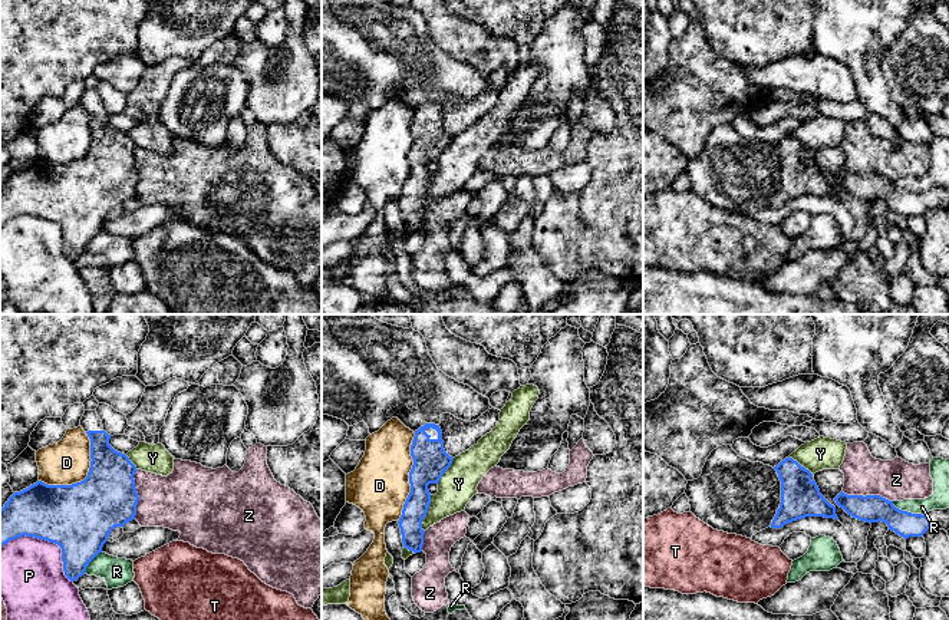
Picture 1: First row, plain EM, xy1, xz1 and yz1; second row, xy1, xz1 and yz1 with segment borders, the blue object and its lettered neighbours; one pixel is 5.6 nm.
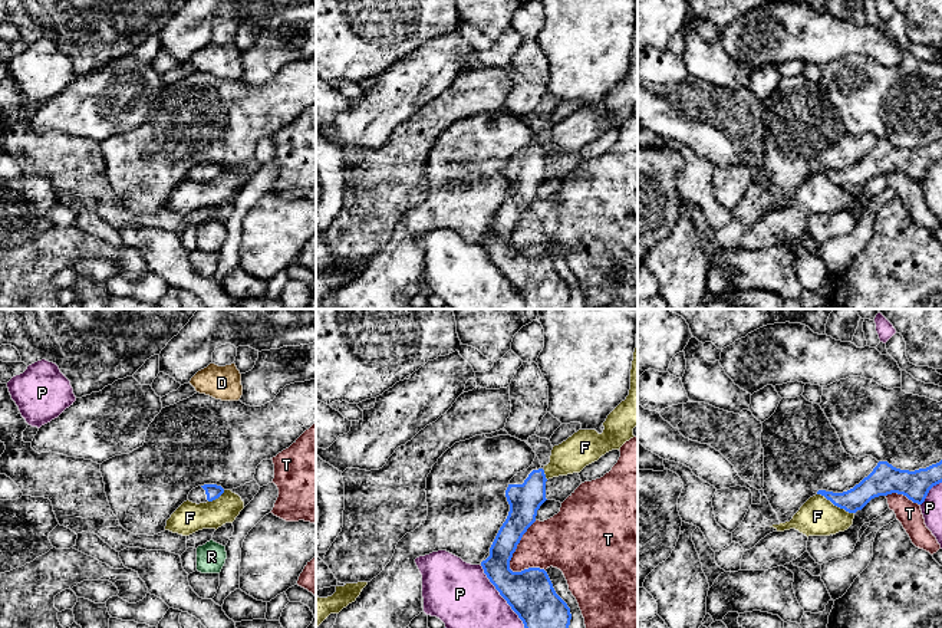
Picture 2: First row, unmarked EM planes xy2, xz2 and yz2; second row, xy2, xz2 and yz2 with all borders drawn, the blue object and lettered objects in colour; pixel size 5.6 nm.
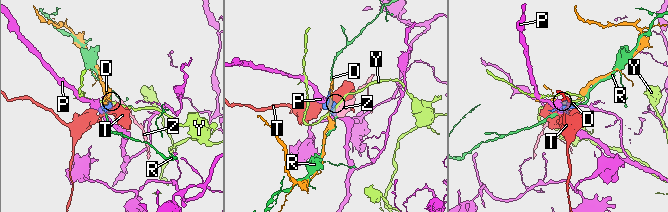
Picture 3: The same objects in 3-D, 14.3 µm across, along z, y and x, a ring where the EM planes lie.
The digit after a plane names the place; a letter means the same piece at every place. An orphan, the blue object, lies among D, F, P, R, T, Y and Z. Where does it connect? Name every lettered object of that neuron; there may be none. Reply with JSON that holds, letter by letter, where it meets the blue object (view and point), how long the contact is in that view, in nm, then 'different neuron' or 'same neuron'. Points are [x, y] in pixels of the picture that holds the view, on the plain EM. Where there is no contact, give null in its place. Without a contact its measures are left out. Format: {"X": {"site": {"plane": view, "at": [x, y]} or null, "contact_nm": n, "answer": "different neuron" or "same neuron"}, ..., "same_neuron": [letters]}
{"D": {"site": {"plane": "xy1", "at": [85, 157]}, "contact_nm": 380, "answer": "different neuron"}, "F": {"site": {"plane": "yz2", "at": [836, 183]}, "contact_nm": 240, "answer": "different neuron"}, "P": {"site": {"plane": "xy1", "at": [48, 218]}, "contact_nm": 460, "answer": "different neuron"}, "R": {"site": {"plane": "yz1", "at": [906, 190]}, "contact_nm": 200, "answer": "different neuron"}, "T": {"site": {"plane": "xz2", "at": [516, 224]}, "contact_nm": 320, "answer": "different neuron"}, "Y": {"site": {"plane": "xz1", "at": [425, 193]}, "contact_nm": 220, "answer": "different neuron"}, "Z": {"site": {"plane": "yz1", "at": [867, 174]}, "contact_nm": 300, "answer": "different neuron"}, "same_neuron": []}

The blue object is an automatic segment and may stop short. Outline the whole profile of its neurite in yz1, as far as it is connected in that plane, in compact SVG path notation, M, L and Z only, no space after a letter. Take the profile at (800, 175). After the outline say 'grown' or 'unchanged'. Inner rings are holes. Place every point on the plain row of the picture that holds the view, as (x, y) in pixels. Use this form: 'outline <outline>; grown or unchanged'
outline M790 135L774 145L774 148L781 159L781 182L771 201L771 207L781 207L805 195L838 198L836 185L820 172L808 148Z; unchanged

